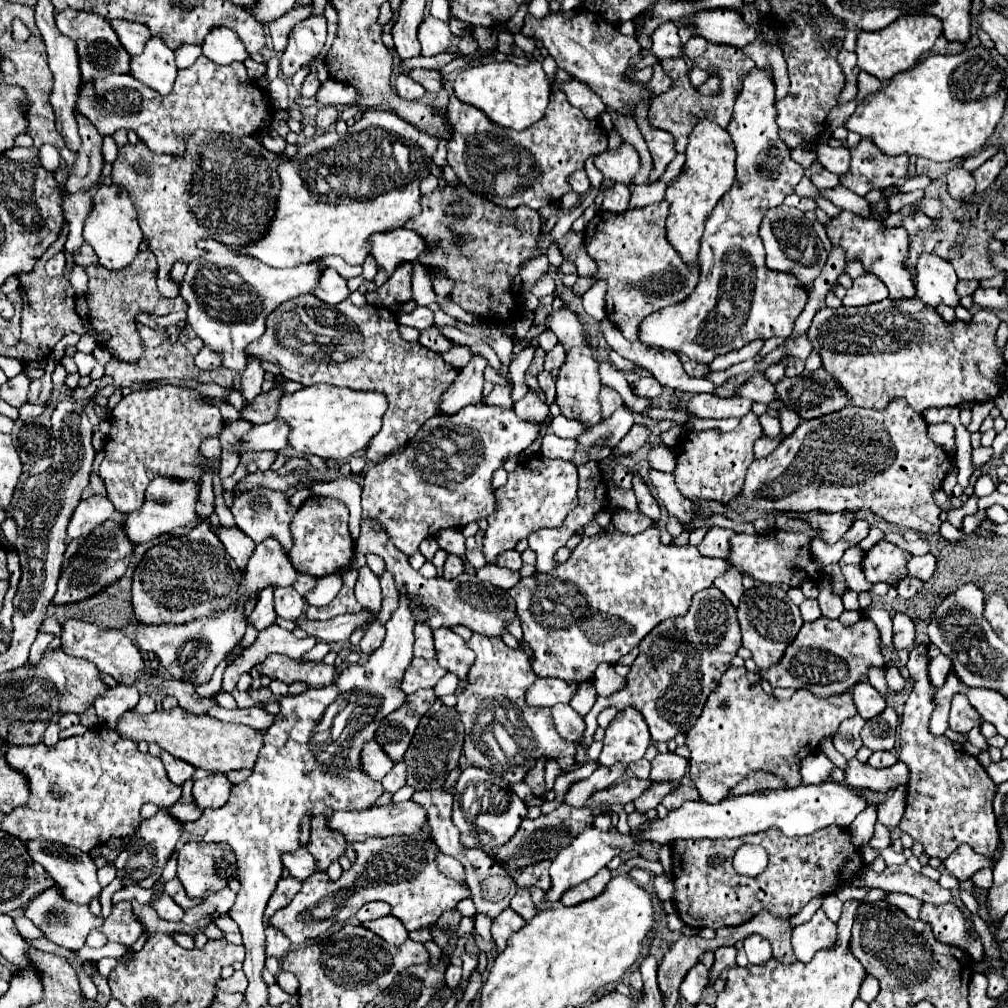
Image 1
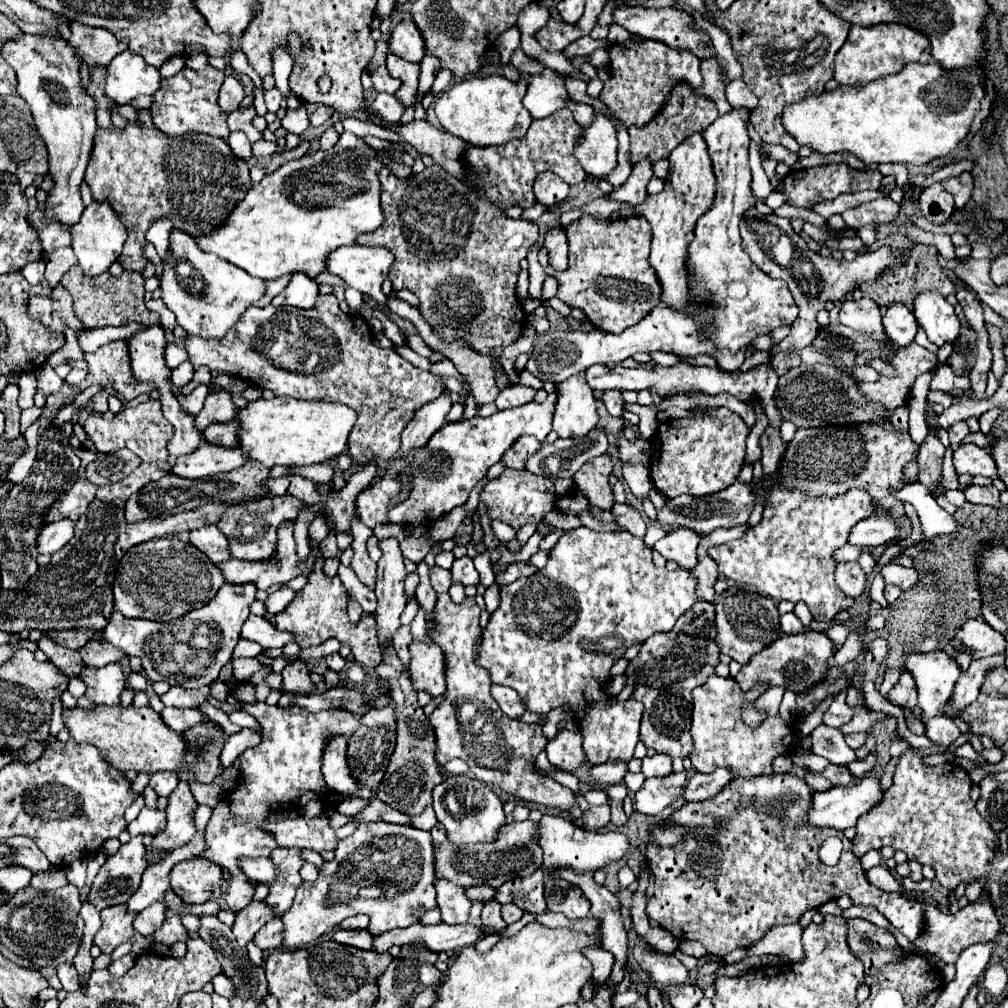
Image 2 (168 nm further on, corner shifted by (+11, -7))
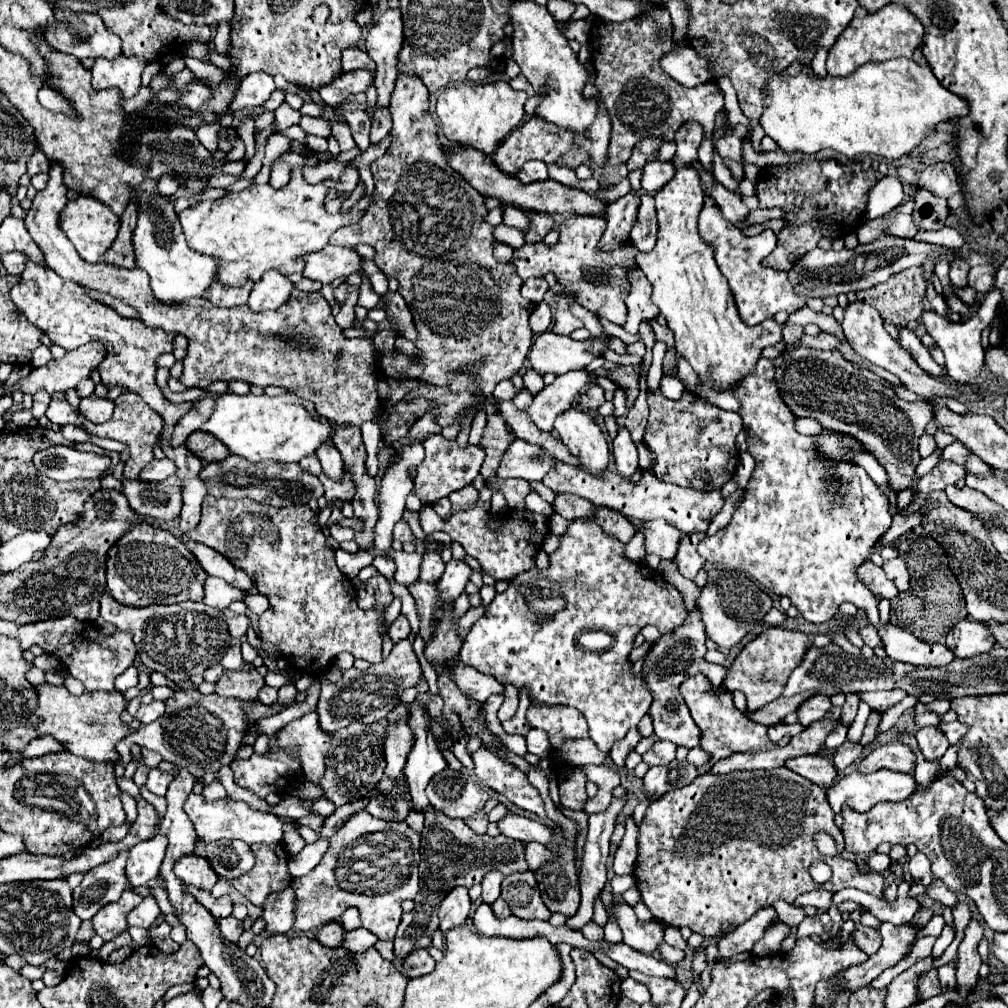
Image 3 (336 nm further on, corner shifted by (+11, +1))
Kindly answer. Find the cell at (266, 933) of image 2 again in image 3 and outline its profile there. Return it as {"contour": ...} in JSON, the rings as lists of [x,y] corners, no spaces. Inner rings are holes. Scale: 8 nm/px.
{"contour":[[[292,886],[284,892],[276,892],[276,896],[270,896],[268,902],[262,908],[262,918],[268,922],[266,932],[288,932],[294,924],[294,912],[296,912],[296,896],[292,892]]]}

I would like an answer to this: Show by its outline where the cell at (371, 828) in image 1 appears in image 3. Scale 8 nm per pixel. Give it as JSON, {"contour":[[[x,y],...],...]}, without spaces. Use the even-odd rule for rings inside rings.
{"contour":[[[190,794],[188,800],[184,802],[184,812],[192,820],[196,834],[202,842],[214,842],[220,838],[238,838],[244,840],[246,844],[254,842],[266,842],[266,844],[278,844],[282,840],[282,822],[270,814],[270,812],[258,812],[248,808],[244,802],[236,800],[206,800],[204,796]]]}

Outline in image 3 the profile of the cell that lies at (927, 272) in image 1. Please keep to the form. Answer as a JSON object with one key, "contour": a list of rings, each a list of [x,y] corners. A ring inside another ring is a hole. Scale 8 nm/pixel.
{"contour":[[[996,289],[992,290],[980,304],[975,315],[964,323],[950,322],[948,318],[944,318],[944,316],[940,316],[932,310],[926,310],[922,314],[922,322],[926,326],[926,332],[936,340],[936,344],[944,352],[946,372],[948,372],[950,380],[954,380],[956,384],[974,386],[978,382],[978,376],[980,376],[982,366],[984,366],[984,348],[980,344],[980,334],[982,334],[984,328],[995,320],[995,312],[1000,302],[1002,302],[1001,292]]]}

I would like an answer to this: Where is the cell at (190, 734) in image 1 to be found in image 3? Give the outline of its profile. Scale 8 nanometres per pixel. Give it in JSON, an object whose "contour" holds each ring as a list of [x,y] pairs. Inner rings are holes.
{"contour":[[[42,684],[36,686],[38,708],[32,712],[28,724],[16,730],[2,732],[2,748],[10,752],[22,752],[26,744],[38,736],[52,736],[58,740],[64,750],[94,760],[94,762],[118,762],[118,754],[114,750],[116,742],[130,734],[128,726],[120,722],[120,710],[126,708],[126,700],[120,692],[84,692],[82,696],[72,696],[64,686]]]}

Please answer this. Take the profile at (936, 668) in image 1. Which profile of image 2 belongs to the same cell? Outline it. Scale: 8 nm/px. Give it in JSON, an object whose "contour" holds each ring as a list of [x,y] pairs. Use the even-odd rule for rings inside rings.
{"contour":[[[902,672],[898,684],[890,690],[888,700],[896,706],[906,706],[906,708],[914,708],[916,706],[916,682],[912,680],[910,672]]]}

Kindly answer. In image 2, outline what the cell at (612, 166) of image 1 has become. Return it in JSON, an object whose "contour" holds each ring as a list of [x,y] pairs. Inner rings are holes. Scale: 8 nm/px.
{"contour":[[[596,112],[592,126],[582,132],[582,140],[576,146],[574,156],[592,178],[608,178],[618,166],[616,126]]]}

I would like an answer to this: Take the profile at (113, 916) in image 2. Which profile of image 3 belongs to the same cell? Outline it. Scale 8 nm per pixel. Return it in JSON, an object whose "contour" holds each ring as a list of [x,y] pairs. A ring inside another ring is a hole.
{"contour":[[[126,888],[120,896],[118,902],[106,904],[104,908],[100,908],[100,912],[92,918],[96,934],[102,936],[102,940],[112,940],[114,936],[118,936],[128,924],[126,924],[126,916],[128,912],[142,902],[142,896],[136,894],[132,888]]]}

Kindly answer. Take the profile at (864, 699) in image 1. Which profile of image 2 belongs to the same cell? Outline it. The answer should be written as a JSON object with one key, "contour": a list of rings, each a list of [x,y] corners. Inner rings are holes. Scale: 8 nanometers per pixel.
{"contour":[[[840,692],[840,696],[834,698],[832,706],[828,708],[828,712],[824,714],[824,724],[832,726],[832,728],[840,728],[844,724],[848,724],[854,716],[854,708],[848,706],[846,702],[846,692]]]}

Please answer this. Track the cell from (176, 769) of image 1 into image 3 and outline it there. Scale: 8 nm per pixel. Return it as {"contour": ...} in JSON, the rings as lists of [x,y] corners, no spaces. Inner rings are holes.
{"contour":[[[152,768],[150,774],[148,774],[148,780],[146,780],[146,788],[156,794],[156,796],[164,796],[166,790],[168,790],[168,784],[172,782],[172,774],[170,772],[162,772],[158,768]]]}

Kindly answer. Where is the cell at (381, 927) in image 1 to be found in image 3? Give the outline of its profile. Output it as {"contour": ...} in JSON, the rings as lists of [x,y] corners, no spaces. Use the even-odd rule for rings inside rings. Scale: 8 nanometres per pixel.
{"contour":[[[332,922],[316,932],[316,940],[320,944],[326,944],[328,948],[336,948],[338,944],[342,944],[342,932],[344,932],[344,928],[338,922]]]}

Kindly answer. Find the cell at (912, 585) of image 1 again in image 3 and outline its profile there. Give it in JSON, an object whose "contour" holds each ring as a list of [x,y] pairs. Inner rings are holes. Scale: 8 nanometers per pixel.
{"contour":[[[870,560],[864,562],[860,568],[858,568],[858,578],[868,586],[868,590],[872,590],[874,594],[882,594],[884,598],[894,598],[898,594],[896,586],[886,578],[884,570],[874,566]]]}

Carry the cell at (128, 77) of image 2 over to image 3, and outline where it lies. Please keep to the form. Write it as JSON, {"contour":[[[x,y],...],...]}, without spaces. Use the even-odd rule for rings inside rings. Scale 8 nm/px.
{"contour":[[[120,54],[116,60],[94,60],[90,68],[92,86],[96,90],[118,88],[124,98],[132,98],[142,84],[142,70],[146,68],[146,60],[142,56],[124,56]]]}

